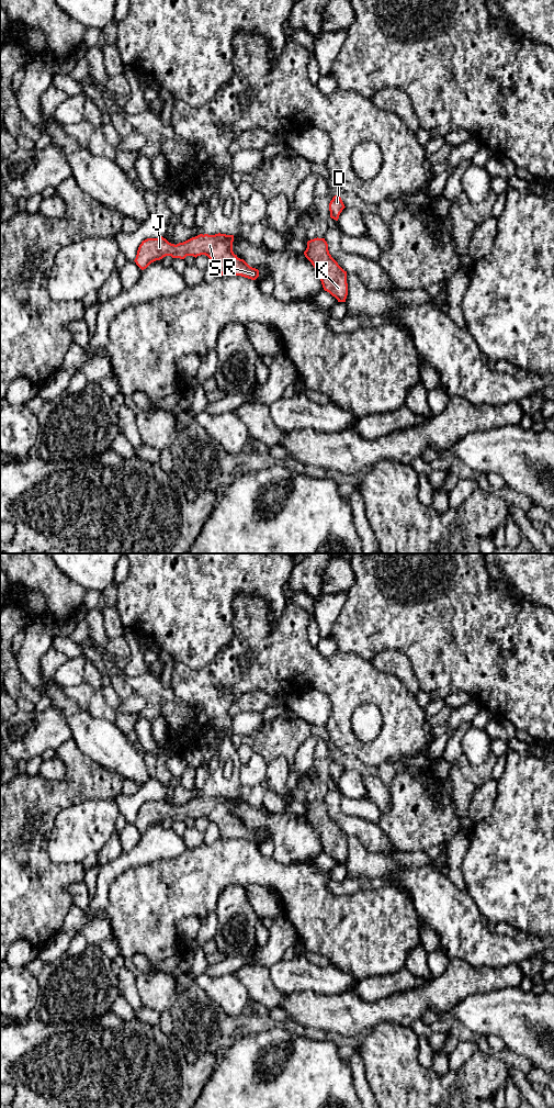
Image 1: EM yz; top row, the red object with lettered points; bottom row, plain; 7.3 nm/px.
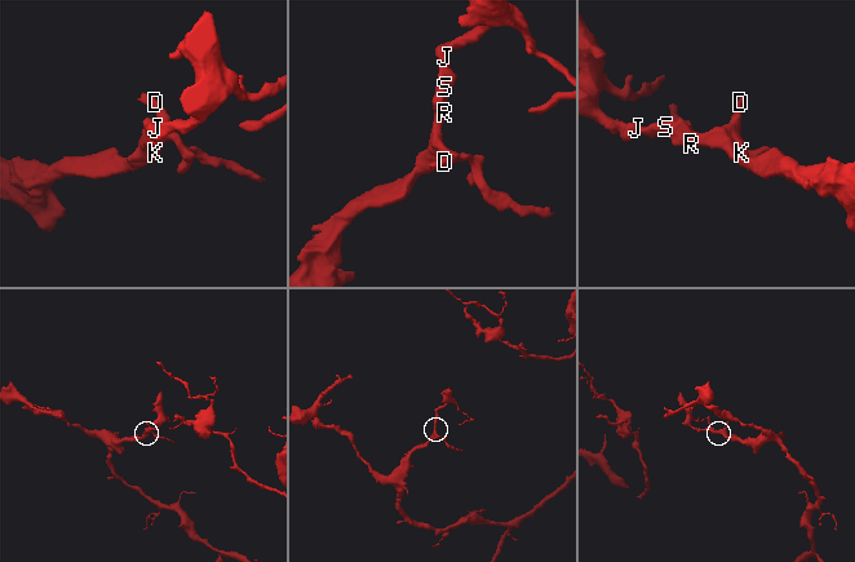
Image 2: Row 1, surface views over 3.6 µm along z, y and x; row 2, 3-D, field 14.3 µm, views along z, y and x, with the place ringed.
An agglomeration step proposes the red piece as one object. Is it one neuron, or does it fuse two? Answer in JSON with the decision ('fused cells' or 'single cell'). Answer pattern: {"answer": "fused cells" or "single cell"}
{"answer": "single cell"}

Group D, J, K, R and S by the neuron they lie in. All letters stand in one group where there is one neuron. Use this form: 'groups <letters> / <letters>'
groups D J K R S

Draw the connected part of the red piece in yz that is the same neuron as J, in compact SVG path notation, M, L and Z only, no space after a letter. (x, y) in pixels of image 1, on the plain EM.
M200 796L177 807L166 801L147 801L142 804L135 820L136 827L146 831L151 825L166 818L184 821L186 818L207 818L214 822L222 838L241 838L251 842L259 839L259 832L250 829L244 821L233 814L234 797L226 796Z

